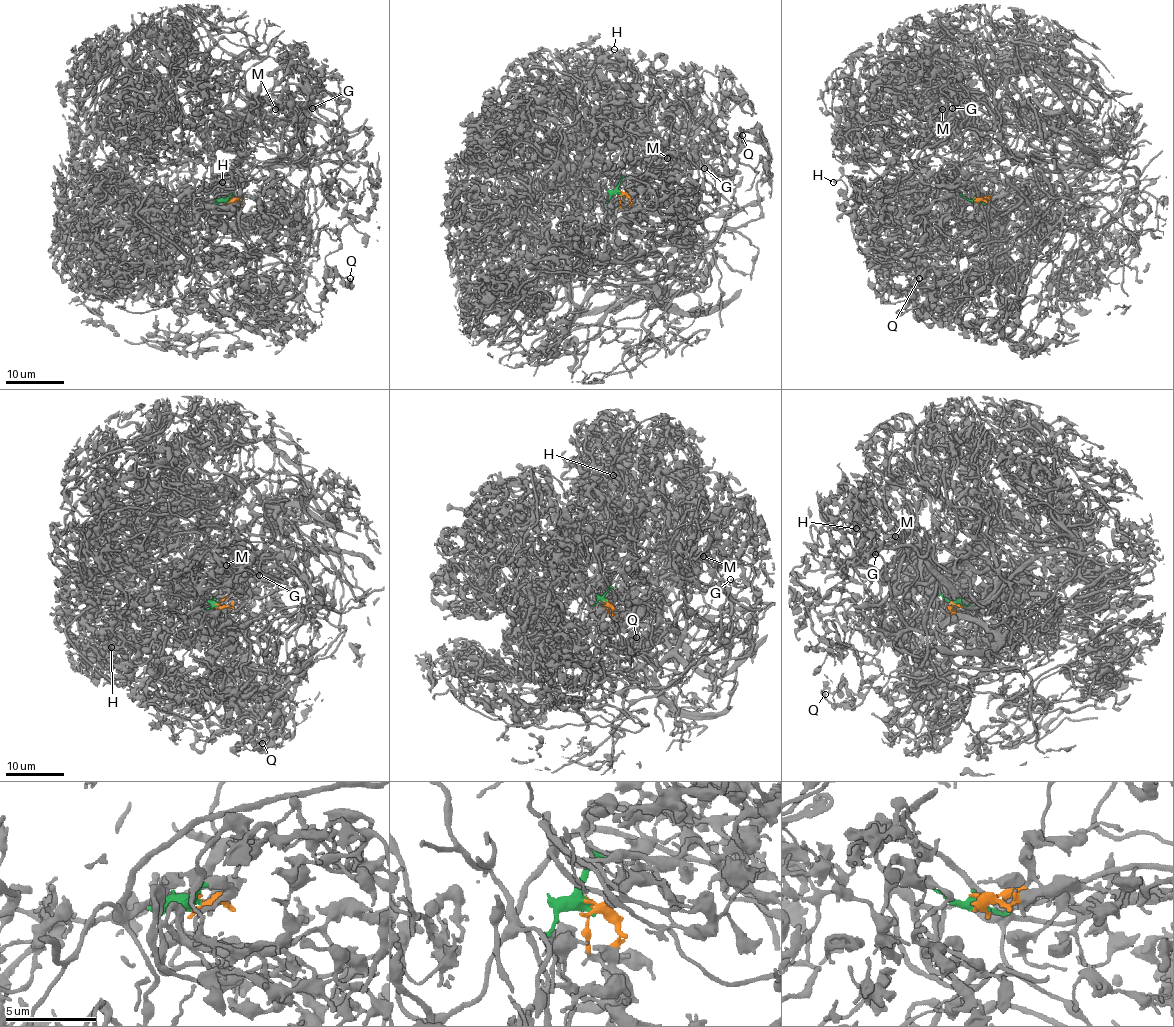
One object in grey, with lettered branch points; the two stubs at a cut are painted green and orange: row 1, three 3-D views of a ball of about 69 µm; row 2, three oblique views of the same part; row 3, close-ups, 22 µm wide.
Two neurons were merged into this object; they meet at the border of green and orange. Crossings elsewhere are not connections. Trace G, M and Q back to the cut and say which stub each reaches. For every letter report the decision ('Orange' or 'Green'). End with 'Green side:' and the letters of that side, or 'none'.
G: Green
M: Green
Q: Green
Green side: G, M, Q

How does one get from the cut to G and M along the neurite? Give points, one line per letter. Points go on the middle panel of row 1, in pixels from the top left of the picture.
G: (619, 192), (603, 205), (603, 277), (652, 283), (706, 250), (741, 209), (733, 198), (741, 176), (705, 169)
M: (619, 192), (603, 205), (603, 277), (657, 282), (741, 209), (741, 176), (716, 176), (702, 150), (667, 158)

